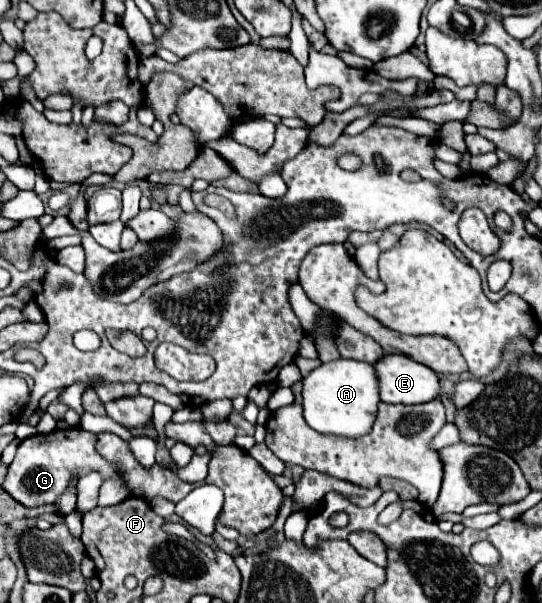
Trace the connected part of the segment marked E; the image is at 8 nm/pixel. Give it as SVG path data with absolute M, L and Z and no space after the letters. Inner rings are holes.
M386 354L376 362L380 398L386 404L424 404L440 398L440 378L428 366L402 354Z

